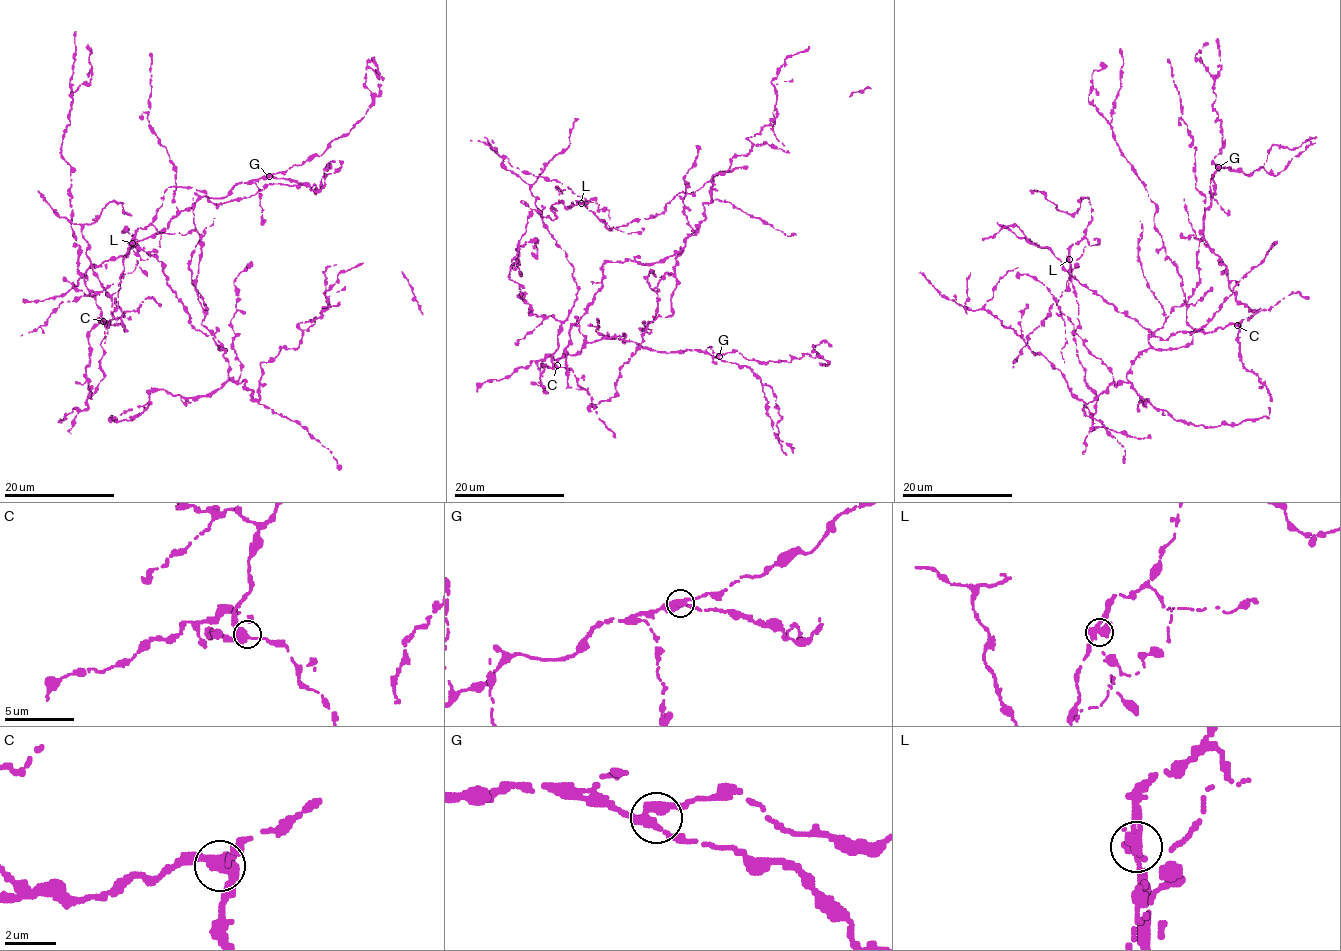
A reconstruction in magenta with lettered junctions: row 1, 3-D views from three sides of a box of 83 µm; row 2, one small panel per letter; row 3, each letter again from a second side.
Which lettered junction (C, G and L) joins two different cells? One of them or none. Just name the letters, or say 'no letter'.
L

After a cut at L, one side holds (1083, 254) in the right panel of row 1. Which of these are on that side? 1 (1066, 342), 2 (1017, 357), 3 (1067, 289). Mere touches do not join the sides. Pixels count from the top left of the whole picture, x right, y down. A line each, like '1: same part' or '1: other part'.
1: same part
2: same part
3: same part

